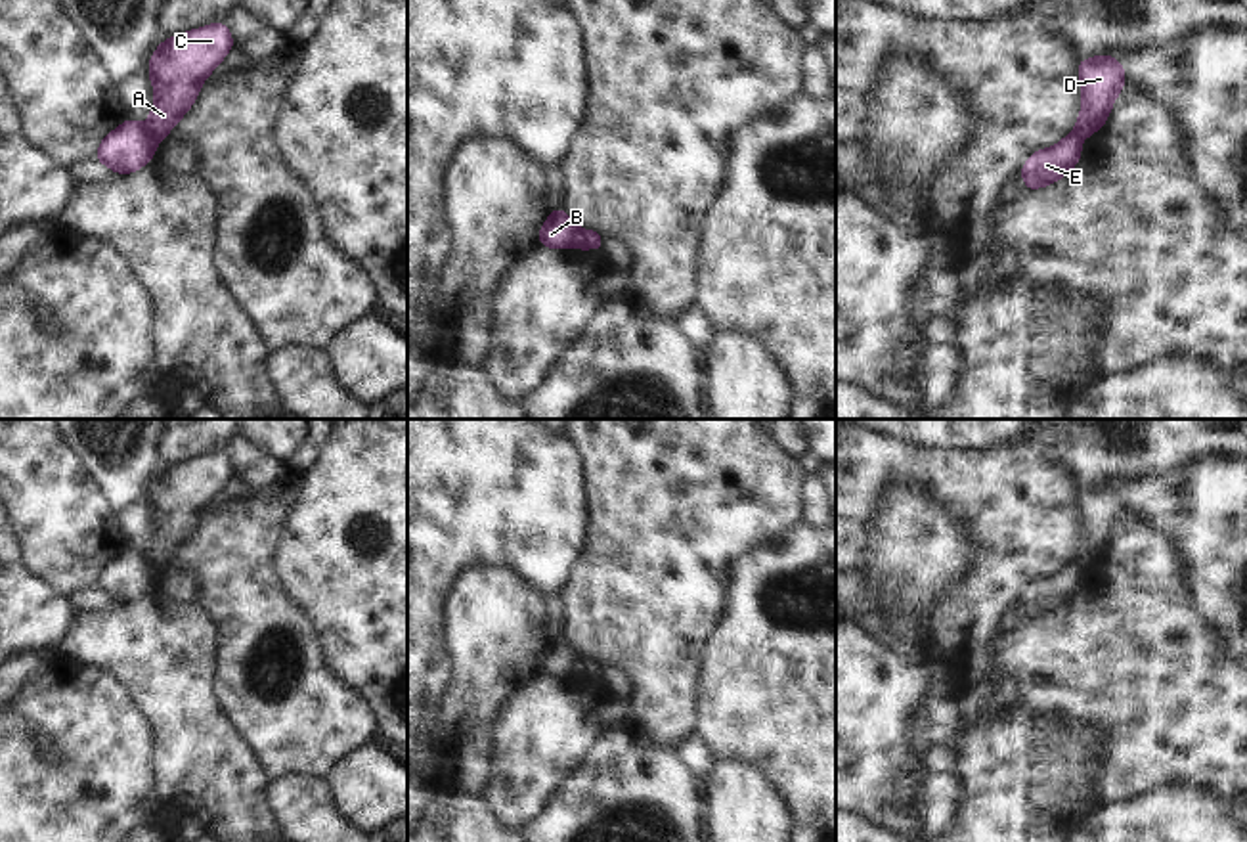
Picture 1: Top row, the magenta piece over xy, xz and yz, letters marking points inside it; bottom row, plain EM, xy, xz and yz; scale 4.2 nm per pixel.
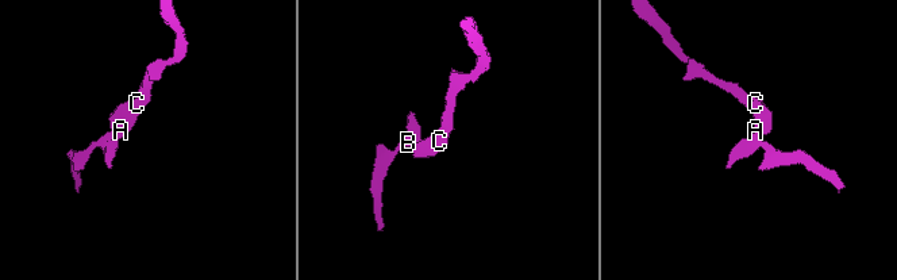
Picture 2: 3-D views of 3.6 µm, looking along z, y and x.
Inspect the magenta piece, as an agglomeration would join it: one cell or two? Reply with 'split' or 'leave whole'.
split

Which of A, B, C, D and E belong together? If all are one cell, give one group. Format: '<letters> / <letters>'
A C D / B E

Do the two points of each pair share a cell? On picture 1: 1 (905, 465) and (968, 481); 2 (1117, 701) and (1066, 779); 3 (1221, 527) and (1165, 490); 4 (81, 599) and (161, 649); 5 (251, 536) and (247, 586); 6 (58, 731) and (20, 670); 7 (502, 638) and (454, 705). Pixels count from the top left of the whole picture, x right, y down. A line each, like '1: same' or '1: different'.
1: same
2: different
3: same
4: different
5: same
6: different
7: same

